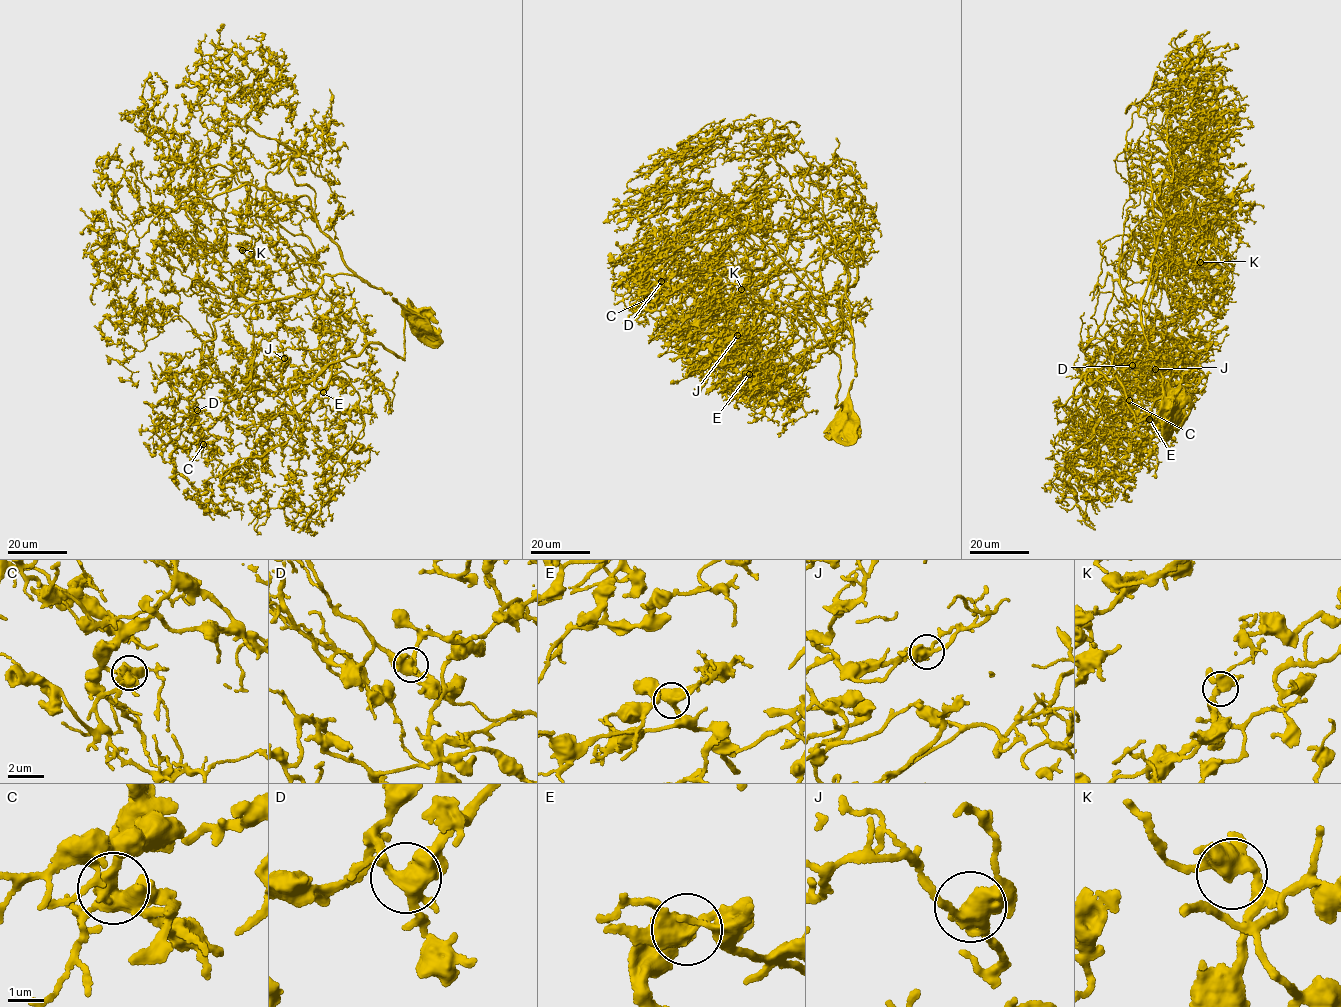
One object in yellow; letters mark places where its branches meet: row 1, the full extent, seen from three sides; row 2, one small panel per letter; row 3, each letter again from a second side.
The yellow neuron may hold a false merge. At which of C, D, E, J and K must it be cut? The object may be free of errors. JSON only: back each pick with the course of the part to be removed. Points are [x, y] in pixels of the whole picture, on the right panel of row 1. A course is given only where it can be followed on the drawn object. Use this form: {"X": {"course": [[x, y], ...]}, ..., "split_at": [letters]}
{"split_at": []}

